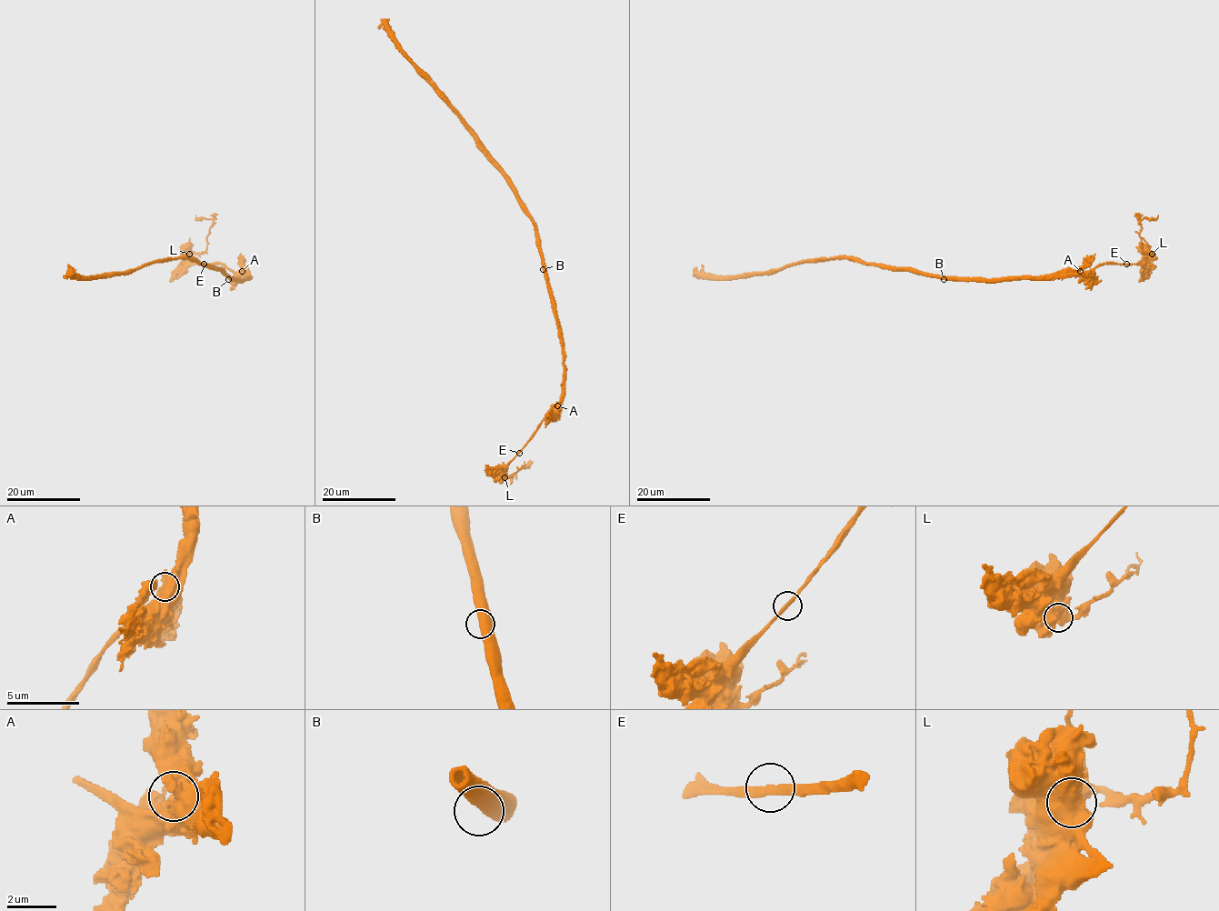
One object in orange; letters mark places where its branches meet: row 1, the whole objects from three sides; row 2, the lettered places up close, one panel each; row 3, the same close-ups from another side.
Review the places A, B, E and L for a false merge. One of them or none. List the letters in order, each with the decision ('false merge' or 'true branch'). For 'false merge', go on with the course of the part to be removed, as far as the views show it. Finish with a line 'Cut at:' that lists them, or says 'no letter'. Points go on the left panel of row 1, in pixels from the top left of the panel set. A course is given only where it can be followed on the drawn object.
A: true branch
B: true branch
E: true branch
L: false merge | (190, 255), (201, 255), (206, 249), (207, 235), (213, 223), (212, 219), (197, 218), (196, 215)
Cut at: L

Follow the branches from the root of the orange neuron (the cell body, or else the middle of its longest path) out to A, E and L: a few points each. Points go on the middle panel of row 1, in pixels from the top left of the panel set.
A: (545, 269), (547, 290), (563, 353), (563, 398), (557, 405)
E: (545, 269), (547, 290), (563, 353), (563, 398), (519, 453)
L: (545, 269), (547, 290), (563, 353), (563, 398), (506, 467), (504, 477)

